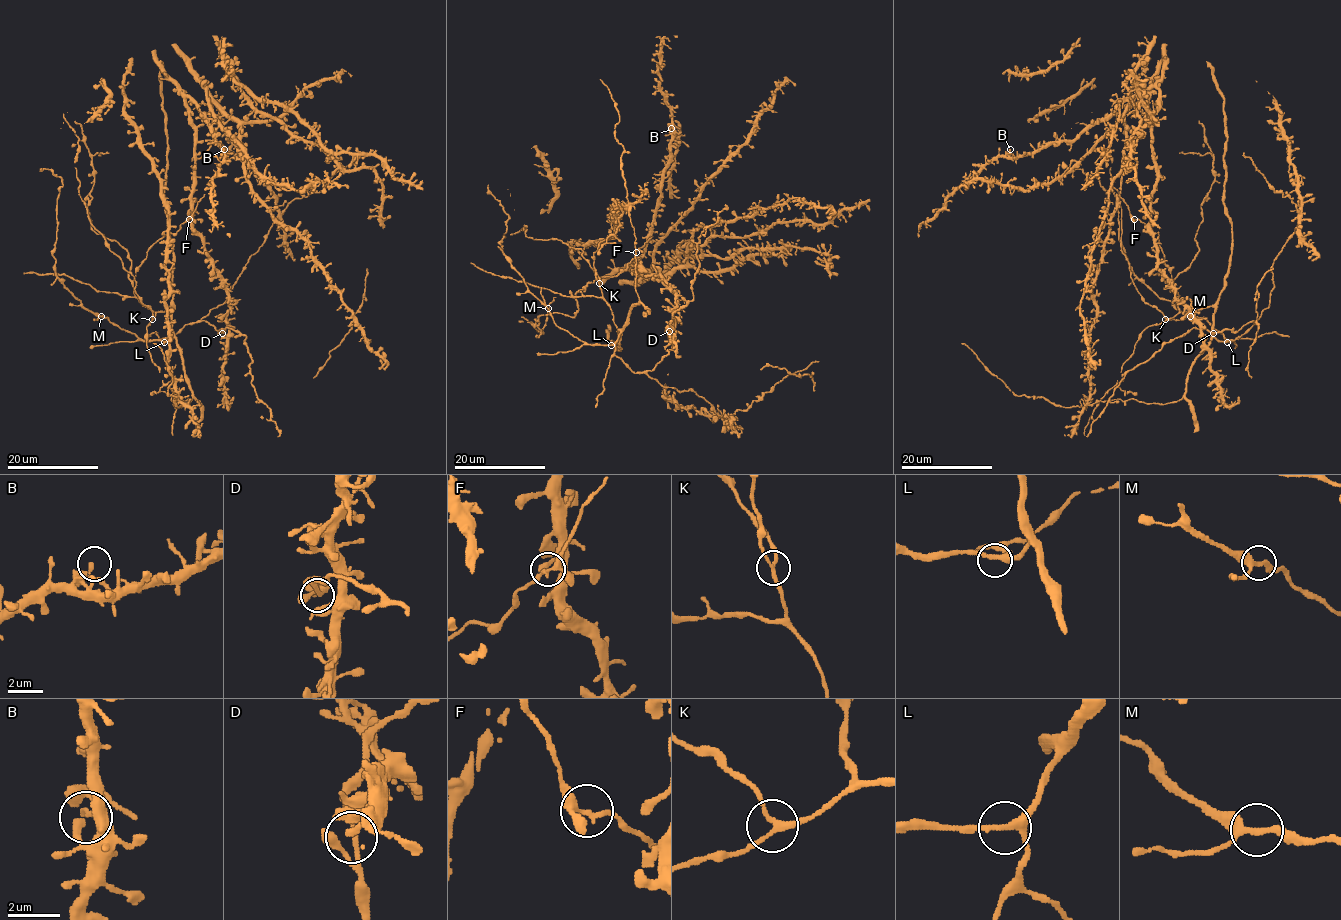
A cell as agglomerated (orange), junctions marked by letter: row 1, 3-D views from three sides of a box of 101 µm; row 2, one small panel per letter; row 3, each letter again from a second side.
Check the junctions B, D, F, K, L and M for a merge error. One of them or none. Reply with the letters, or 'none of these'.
none of these

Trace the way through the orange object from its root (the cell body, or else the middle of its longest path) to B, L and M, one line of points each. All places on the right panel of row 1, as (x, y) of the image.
B: (1213, 332), (1199, 328), (1158, 267), (1150, 227), (1156, 162), (1145, 97), (1071, 140), (1017, 156), (1010, 149)
L: (1213, 332), (1237, 332), (1253, 320), (1255, 322), (1240, 336), (1227, 342)
M: (1213, 332), (1237, 332), (1253, 320), (1255, 322), (1237, 338), (1227, 341), (1204, 318), (1190, 316)

